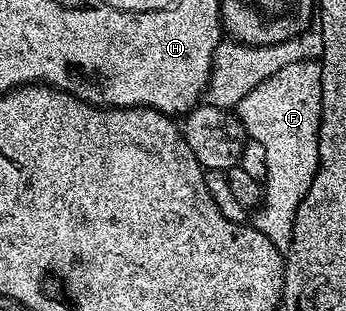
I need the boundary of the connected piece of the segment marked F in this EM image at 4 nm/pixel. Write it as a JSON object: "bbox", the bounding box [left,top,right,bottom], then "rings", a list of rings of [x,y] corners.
{"bbox":[236,61,322,249],"rings":[[[303,61],[284,65],[280,73],[268,77],[248,97],[238,102],[236,114],[246,126],[247,136],[253,137],[264,145],[264,153],[268,161],[266,178],[264,180],[264,202],[255,210],[252,226],[264,233],[279,249],[289,248],[294,236],[294,218],[300,201],[308,193],[314,183],[320,161],[320,125],[322,124],[322,64],[318,61]]]}

